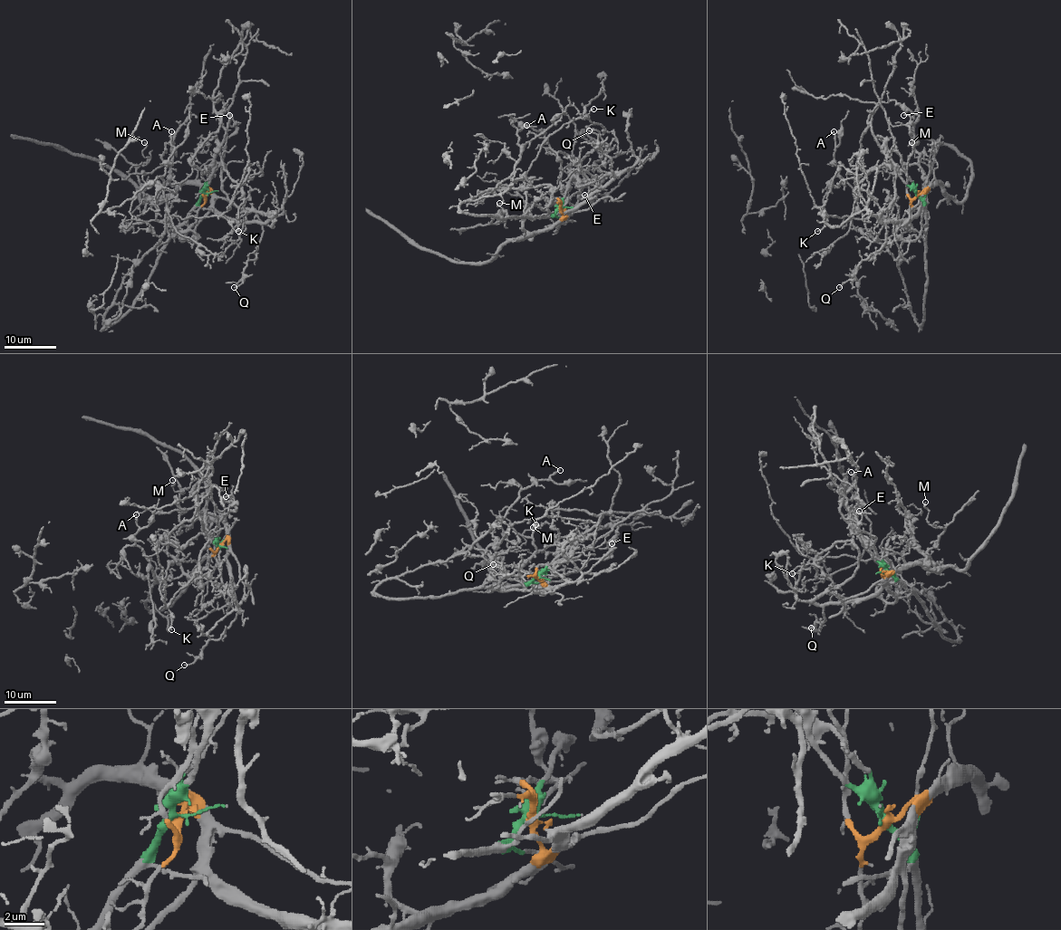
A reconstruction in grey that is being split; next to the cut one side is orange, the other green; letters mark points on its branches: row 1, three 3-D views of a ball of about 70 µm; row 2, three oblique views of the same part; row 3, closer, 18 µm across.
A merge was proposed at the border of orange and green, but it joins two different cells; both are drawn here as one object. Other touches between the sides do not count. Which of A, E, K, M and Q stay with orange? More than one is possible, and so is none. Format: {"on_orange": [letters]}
{"on_orange": ["E", "M", "Q"]}

